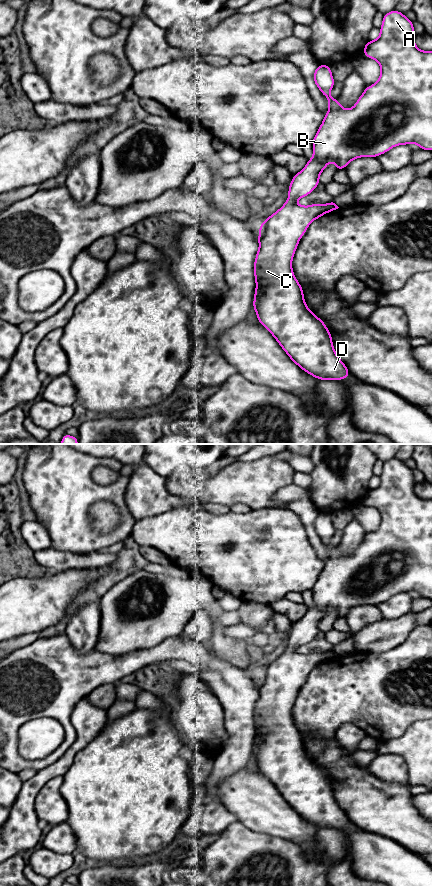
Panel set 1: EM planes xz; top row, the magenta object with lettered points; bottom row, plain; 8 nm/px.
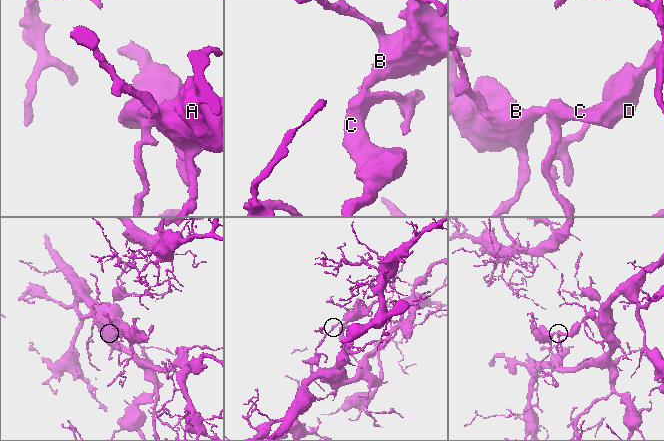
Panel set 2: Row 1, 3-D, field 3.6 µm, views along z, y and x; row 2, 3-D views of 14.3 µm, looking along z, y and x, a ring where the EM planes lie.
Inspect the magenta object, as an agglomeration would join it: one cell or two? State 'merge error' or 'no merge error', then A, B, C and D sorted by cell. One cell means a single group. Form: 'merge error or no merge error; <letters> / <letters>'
no merge error; A B C D

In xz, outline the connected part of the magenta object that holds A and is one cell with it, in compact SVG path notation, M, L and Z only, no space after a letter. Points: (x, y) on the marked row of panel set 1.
M393 10L383 14L380 36L376 40L368 41L363 49L366 58L375 59L380 64L379 80L374 85L366 87L354 107L348 110L344 109L336 98L329 96L335 84L330 66L320 64L316 68L313 79L321 93L327 98L329 110L312 140L313 157L308 160L303 170L293 175L288 188L288 200L279 210L263 221L259 228L259 250L254 261L256 290L253 301L258 322L273 335L295 364L316 379L343 380L350 375L350 371L336 354L331 333L325 323L308 309L304 300L303 288L294 276L291 263L299 240L310 223L339 207L333 202L316 203L310 206L300 206L294 202L308 196L319 185L319 176L330 161L335 163L337 170L342 170L356 158L378 157L392 147L409 143L415 143L423 150L432 151L432 51L419 50L414 42L415 36L413 22L403 13Z

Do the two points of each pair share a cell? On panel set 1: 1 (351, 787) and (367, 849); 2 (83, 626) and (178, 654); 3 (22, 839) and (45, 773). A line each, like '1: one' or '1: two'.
1: two
2: two
3: one

